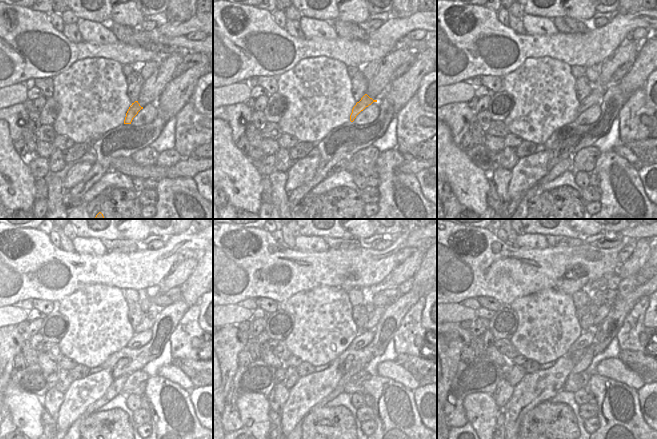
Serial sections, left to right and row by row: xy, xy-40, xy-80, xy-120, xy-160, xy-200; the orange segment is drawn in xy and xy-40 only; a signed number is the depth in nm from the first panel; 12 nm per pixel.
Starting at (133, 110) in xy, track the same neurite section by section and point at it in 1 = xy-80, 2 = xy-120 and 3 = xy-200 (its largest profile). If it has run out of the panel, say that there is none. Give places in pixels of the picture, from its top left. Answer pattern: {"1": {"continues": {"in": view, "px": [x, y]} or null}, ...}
{"1": {"continues": {"in": "xy-80", "px": [595, 97]}}, "2": {"continues": {"in": "xy-120", "px": [147, 322]}}, "3": {"continues": {"in": "xy-200", "px": [603, 310]}}}

